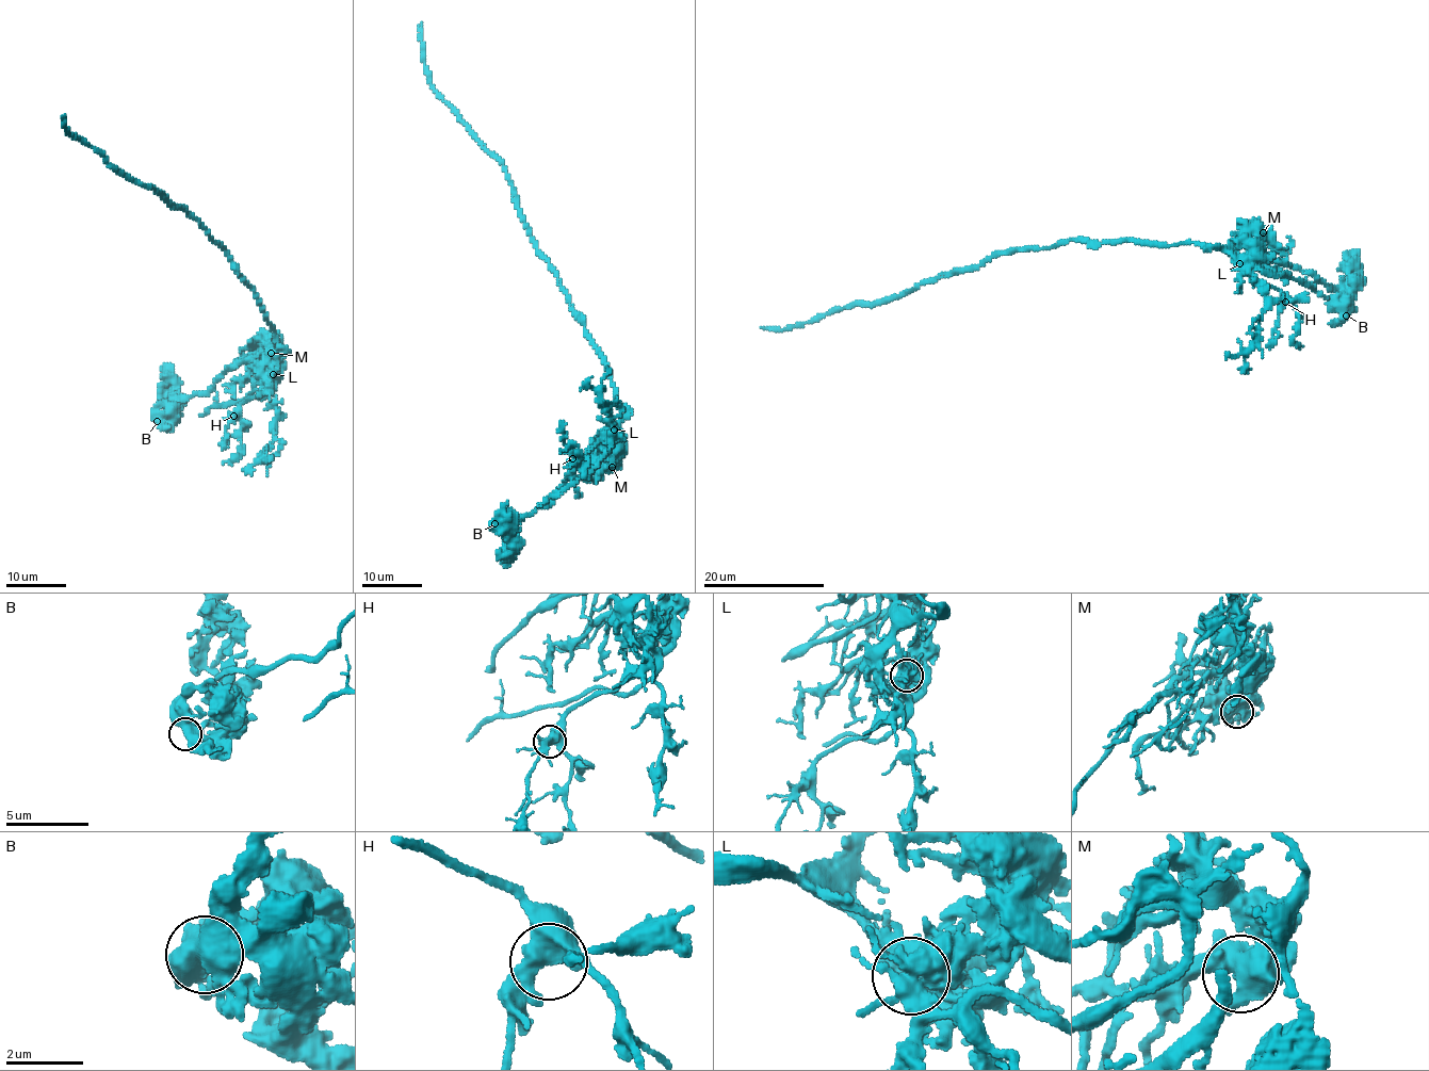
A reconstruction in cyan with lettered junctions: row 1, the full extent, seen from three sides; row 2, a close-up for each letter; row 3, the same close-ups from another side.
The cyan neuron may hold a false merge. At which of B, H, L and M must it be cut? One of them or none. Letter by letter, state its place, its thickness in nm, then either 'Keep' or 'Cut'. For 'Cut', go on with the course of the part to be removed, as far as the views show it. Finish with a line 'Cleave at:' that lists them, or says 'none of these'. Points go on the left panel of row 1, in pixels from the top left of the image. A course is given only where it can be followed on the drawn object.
B: Place: (157, 421). Thickness 500 nm. Keep
H: Place: (233, 416). Thickness 460 nm. Keep
L: Place: (273, 374). Thickness 500 nm. Cut. Course of the part to remove: (273, 374), (274, 436), (263, 458), (266, 460), (272, 457)
M: Place: (271, 353). Thickness 550 nm. Keep
Cleave at: L

